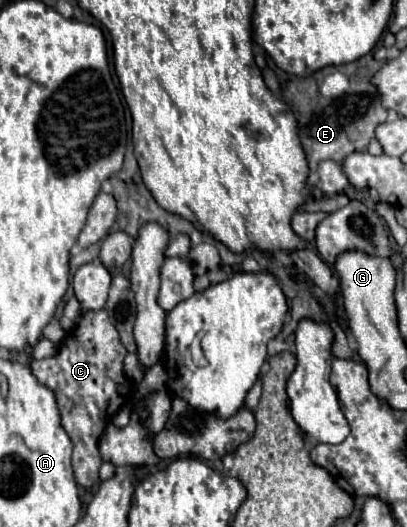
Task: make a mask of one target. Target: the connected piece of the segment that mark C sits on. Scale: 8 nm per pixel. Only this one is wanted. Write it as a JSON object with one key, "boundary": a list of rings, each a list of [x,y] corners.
{"boundary":[[[105,310],[83,312],[81,322],[67,332],[65,344],[59,352],[45,360],[33,360],[31,372],[39,384],[47,386],[59,404],[61,426],[73,442],[73,472],[77,484],[91,488],[99,482],[101,456],[97,452],[97,442],[107,426],[107,422],[117,414],[121,404],[127,402],[129,380],[123,374],[123,358],[127,350],[123,348],[115,326],[109,322]]]}

